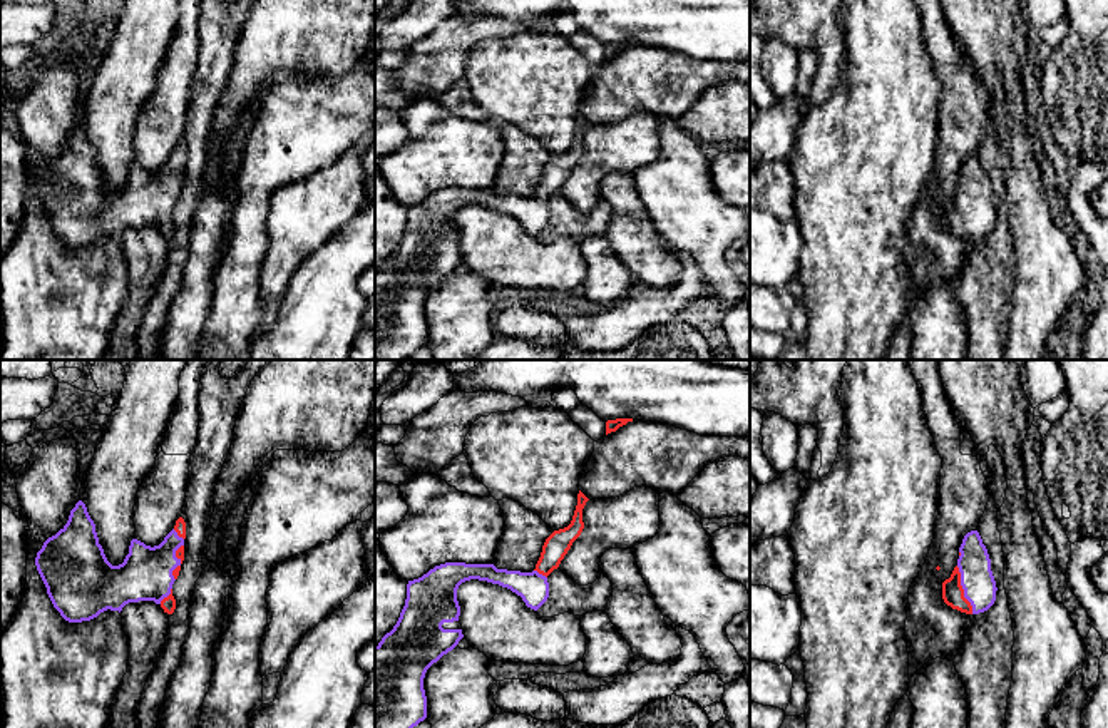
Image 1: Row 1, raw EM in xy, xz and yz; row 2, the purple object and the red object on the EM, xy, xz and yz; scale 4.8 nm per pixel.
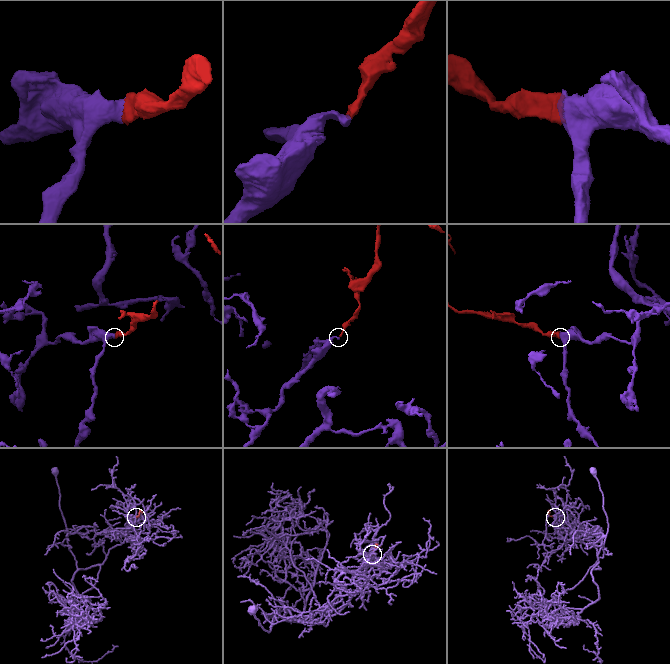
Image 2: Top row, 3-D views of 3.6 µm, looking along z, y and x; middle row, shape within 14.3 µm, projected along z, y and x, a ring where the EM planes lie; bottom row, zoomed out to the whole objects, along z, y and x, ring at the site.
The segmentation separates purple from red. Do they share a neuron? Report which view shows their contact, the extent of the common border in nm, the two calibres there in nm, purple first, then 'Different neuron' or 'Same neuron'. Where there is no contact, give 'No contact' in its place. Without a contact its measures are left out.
Touches purple in yz. Shared border 240 nm. Thickness 160 nm (purple) against 110 nm. Same neuron

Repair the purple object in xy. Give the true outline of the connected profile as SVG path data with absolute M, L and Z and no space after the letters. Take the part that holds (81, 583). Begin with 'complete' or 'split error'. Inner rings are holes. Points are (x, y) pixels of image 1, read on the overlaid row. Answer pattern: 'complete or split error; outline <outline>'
split error; outline M79 500L67 524L44 542L35 566L54 608L69 623L90 621L107 609L121 613L126 604L139 601L154 601L164 613L172 614L176 609L172 584L184 561L184 539L186 522L179 517L159 546L151 547L132 539L124 562L112 566L99 544L95 524L85 504Z

